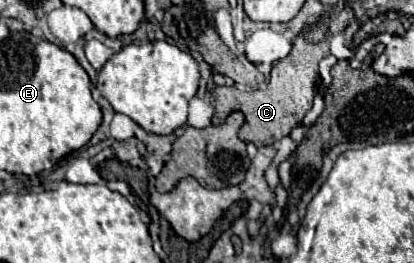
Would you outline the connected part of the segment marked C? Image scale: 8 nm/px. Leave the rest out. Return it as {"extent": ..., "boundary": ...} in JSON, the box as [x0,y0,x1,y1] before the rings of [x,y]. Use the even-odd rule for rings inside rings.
{"extent":[214,32,332,146],"boundary":[[[332,32],[326,34],[324,40],[320,40],[318,44],[308,42],[302,34],[296,38],[292,52],[280,60],[274,68],[272,68],[272,78],[270,84],[266,86],[266,90],[262,92],[242,92],[236,88],[228,88],[222,86],[218,88],[218,96],[216,96],[216,112],[214,116],[220,116],[220,124],[226,120],[226,116],[232,110],[242,110],[246,116],[244,126],[240,128],[240,138],[244,142],[254,142],[256,146],[270,146],[274,142],[278,142],[282,136],[288,136],[290,130],[294,128],[294,124],[300,124],[300,120],[292,120],[294,114],[290,114],[290,110],[300,110],[300,112],[308,112],[312,108],[312,100],[316,96],[316,80],[318,80],[318,62],[330,54],[328,42],[330,42]]]}

